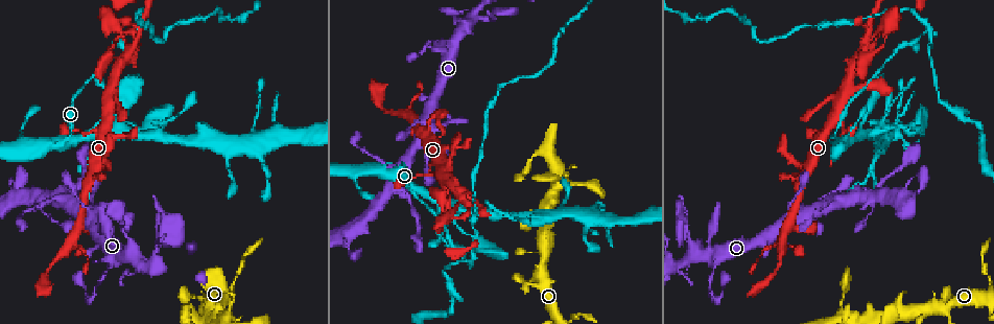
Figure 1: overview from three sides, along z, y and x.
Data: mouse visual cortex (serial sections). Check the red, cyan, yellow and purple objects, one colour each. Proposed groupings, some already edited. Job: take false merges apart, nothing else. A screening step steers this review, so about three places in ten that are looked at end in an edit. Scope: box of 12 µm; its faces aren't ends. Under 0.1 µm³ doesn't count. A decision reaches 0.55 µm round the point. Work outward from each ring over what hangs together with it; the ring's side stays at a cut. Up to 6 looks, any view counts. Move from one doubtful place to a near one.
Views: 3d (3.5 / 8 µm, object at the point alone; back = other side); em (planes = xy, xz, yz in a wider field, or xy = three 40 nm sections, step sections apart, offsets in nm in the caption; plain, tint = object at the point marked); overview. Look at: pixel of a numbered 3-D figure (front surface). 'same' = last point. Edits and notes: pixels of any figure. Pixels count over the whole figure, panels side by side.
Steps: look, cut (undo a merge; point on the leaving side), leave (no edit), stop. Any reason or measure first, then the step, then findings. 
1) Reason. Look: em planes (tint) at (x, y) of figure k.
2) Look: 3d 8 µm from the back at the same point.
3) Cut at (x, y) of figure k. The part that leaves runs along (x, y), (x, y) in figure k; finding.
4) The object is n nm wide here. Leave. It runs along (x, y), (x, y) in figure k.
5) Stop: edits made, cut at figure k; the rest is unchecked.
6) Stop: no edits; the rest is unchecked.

Arms part here. Look: 3d 3.5 µm from the back at (396, 176) of figure 1.

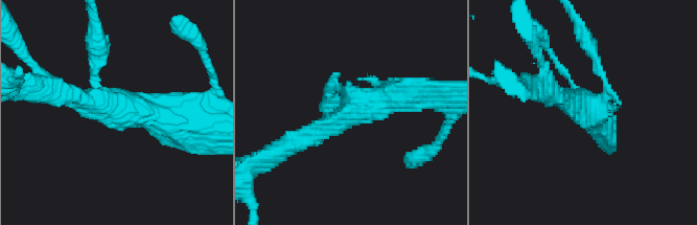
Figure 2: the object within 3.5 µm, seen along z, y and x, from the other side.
Cut at (357, 94) of figure 2. The part that leaves runs along (334, 87), (350, 111), (293, 142) in figure 2; a second cell is stuck on.

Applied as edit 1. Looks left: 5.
Look: overview.

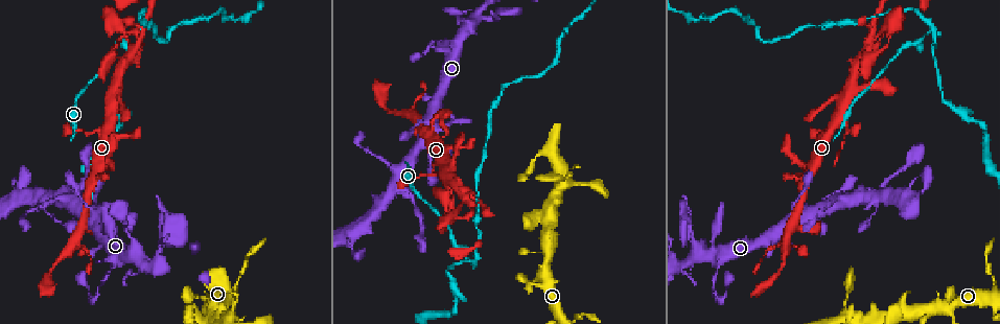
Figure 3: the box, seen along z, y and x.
Side arm on a straight run. Look: 3d 8 µm at (802, 217) of figure 3.

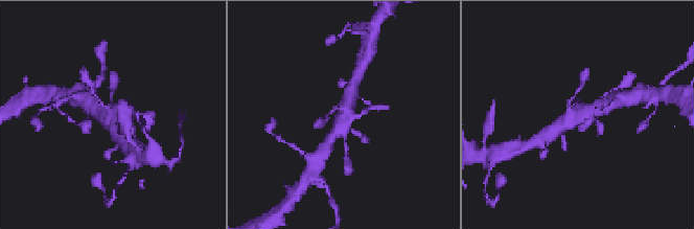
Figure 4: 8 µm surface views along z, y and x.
Zoom in. Look: 3d 3.5 µm at (346, 117) of figure 4.

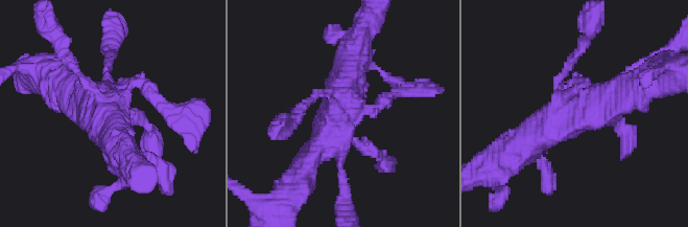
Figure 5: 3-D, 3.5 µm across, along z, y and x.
Need the tissue. Look: em xy step 2 (tint) at (340, 110) of figure 5.

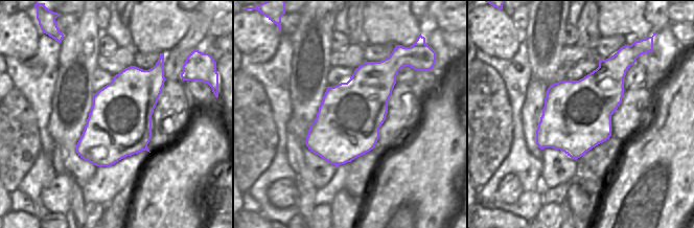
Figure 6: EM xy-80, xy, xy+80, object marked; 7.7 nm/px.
Leave. It runs along (522, 149), (563, 116), (626, 93) in figure 5; continuous, no second cell.

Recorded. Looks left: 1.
Stop: edits made, cut at figure 2; the rest is unchecked.

